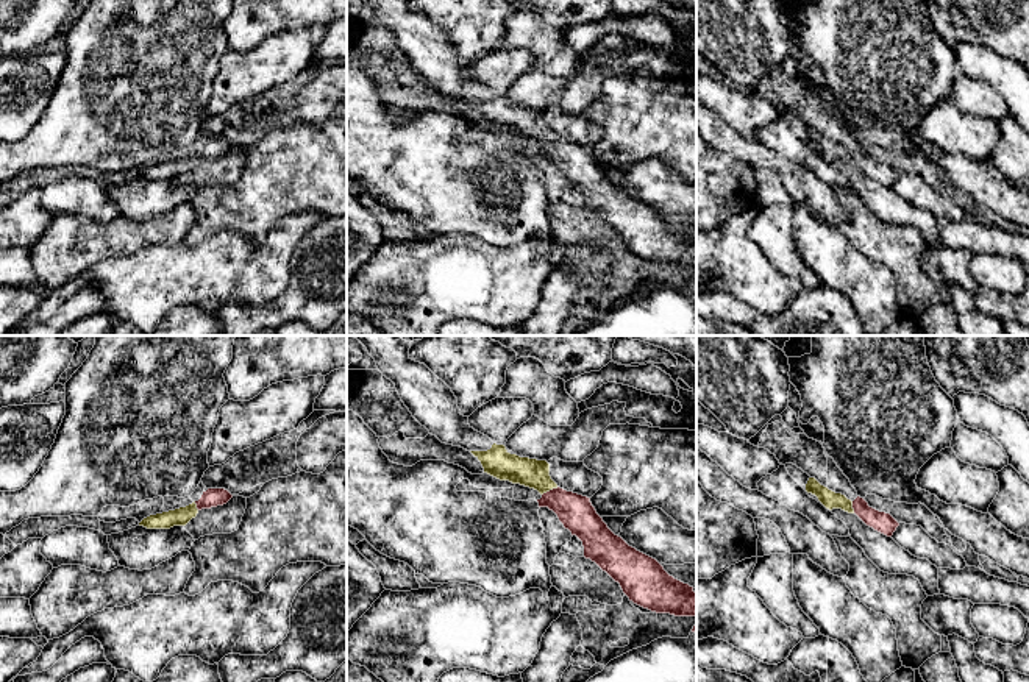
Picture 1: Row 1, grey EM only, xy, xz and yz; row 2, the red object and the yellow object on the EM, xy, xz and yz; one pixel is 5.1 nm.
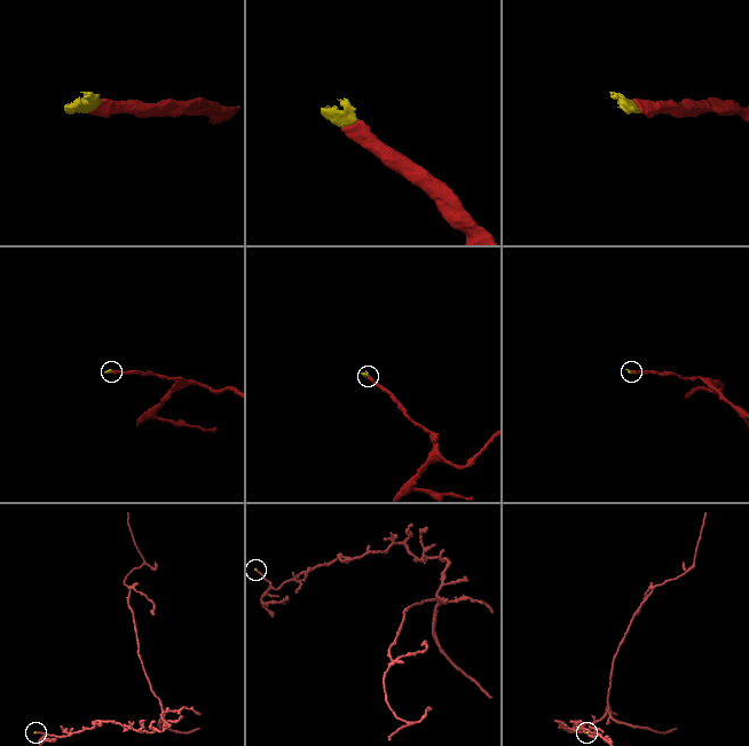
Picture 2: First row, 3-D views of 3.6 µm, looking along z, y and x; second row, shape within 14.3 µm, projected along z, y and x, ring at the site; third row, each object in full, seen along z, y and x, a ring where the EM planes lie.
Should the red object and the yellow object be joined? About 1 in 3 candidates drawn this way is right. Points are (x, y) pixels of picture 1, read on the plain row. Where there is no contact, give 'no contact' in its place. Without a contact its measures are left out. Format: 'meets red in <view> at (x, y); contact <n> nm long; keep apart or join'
meets red in xz at (550, 141); contact 100 nm long; join

